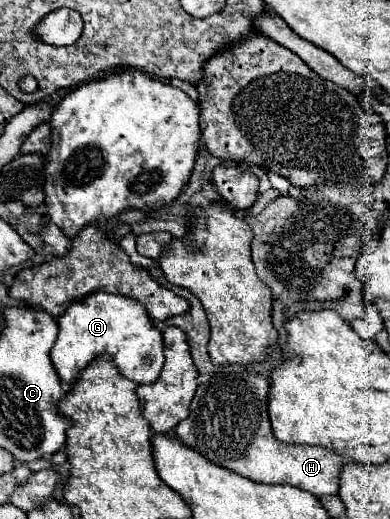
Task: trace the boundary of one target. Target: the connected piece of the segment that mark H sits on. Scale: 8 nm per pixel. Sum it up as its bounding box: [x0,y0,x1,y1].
[175,369,343,497]

